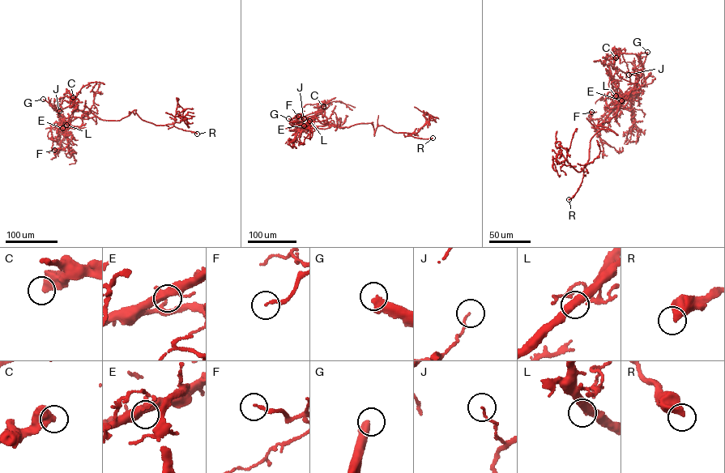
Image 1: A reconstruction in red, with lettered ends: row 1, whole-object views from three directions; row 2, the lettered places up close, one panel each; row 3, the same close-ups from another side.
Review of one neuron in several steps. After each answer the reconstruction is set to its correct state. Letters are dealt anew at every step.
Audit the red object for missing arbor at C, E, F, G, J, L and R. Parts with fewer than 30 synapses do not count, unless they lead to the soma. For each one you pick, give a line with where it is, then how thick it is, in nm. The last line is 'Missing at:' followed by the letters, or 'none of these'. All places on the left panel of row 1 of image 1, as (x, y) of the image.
G: Place: (43, 99). Thickness 500 nm
L: Place: (66, 125). Thickness 320 nm
Missing at: G, L

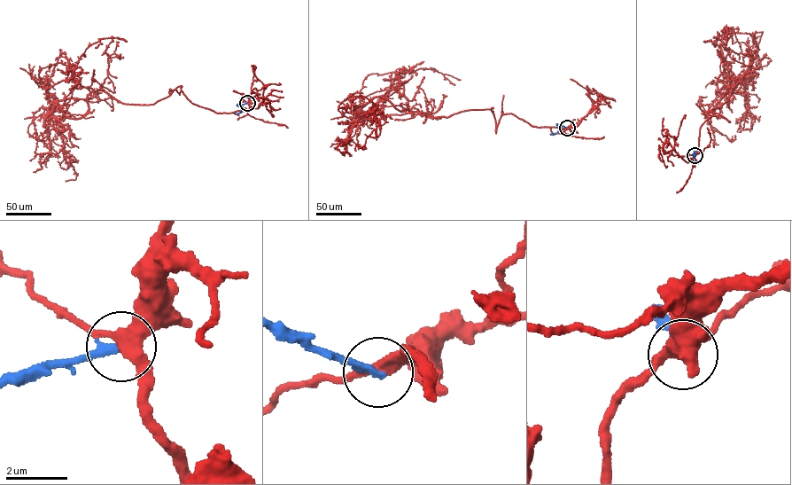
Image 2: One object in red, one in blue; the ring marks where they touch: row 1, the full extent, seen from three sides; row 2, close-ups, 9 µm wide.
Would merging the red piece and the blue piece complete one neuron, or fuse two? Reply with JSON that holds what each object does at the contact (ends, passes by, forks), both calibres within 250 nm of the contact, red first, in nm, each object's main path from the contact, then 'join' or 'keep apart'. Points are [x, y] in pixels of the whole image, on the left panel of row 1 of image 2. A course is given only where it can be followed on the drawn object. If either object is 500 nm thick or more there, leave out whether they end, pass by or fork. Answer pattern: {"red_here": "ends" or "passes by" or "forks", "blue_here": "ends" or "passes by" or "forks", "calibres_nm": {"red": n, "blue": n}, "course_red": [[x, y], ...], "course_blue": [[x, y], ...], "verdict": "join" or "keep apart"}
{"red_here": "forks", "blue_here": "ends", "calibres_nm": {"red": 360, "blue": 260}, "course_red": [[247, 103], [217, 113], [180, 86], [148, 105], [97, 89], [60, 99], [45, 118], [74, 161], [59, 167]], "course_blue": [[247, 103], [242, 105], [241, 113], [235, 113]], "verdict": "keep apart"}

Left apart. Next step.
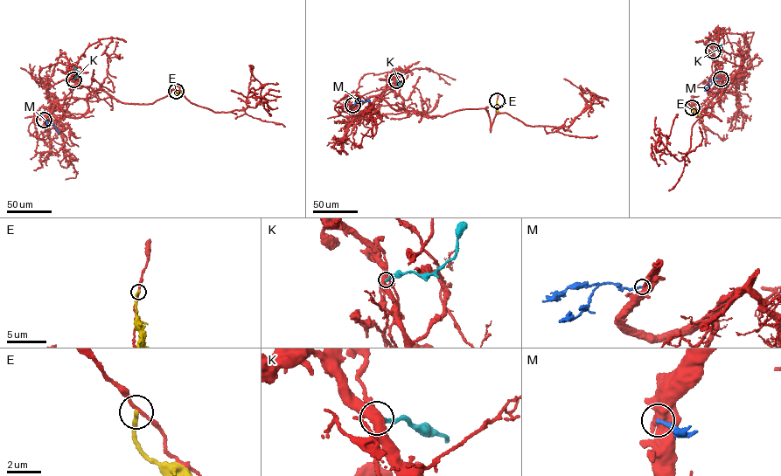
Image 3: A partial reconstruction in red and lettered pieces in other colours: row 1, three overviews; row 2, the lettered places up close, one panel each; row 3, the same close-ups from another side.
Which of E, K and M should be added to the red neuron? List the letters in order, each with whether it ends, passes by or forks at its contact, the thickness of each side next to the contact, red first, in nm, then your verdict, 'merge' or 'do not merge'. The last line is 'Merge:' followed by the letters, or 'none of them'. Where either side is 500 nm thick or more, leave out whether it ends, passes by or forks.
E: it ends | 180/240 nm | do not merge
K: it ends | 200/260 nm | do not merge
M: it ends | 480/240 nm | do not merge
Merge: none of them

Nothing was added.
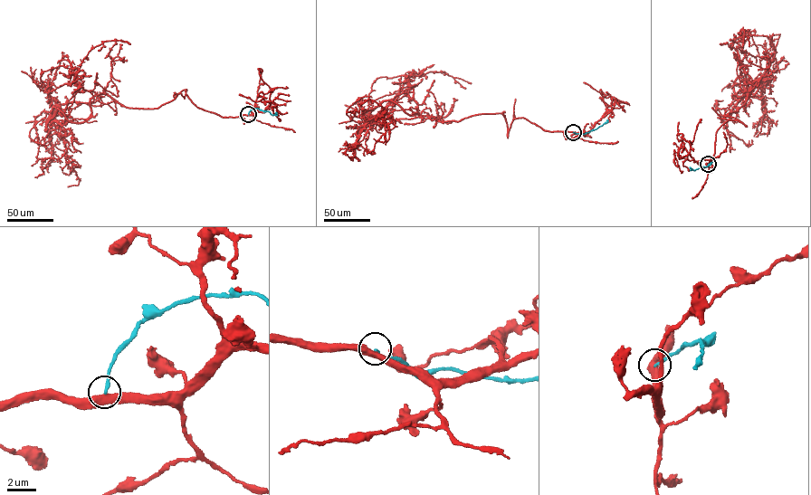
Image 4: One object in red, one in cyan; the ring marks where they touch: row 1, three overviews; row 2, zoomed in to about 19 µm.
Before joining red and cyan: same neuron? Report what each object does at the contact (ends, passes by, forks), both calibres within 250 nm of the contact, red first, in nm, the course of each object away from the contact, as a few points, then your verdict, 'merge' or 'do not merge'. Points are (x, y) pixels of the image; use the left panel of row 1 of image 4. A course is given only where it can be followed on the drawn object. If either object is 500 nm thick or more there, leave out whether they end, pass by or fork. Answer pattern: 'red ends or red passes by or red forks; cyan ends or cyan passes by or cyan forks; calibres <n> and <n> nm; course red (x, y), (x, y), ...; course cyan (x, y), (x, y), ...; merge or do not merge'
red passes by; cyan ends; calibres 440 and 190 nm; course red (248, 114), (204, 110), (186, 90), (152, 109), (100, 93), (62, 103), (47, 122), (77, 166), (62, 172); course cyan (248, 114), (255, 108), (272, 115), (275, 112); do not merge

